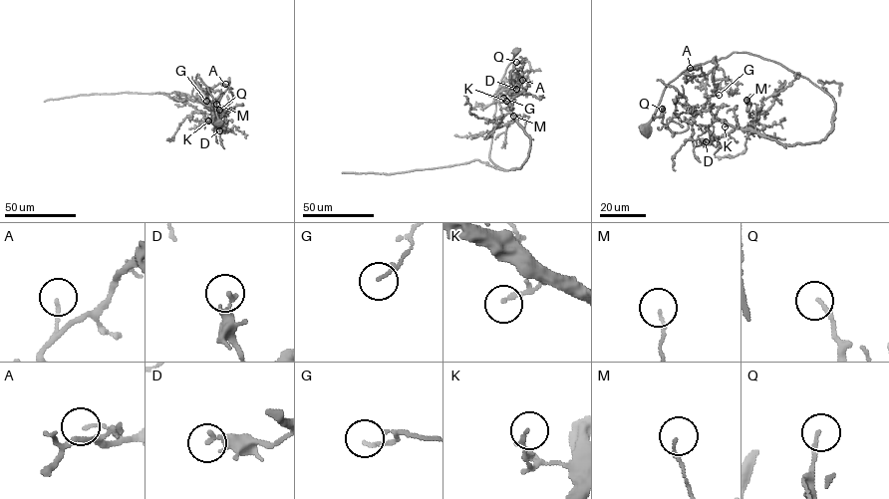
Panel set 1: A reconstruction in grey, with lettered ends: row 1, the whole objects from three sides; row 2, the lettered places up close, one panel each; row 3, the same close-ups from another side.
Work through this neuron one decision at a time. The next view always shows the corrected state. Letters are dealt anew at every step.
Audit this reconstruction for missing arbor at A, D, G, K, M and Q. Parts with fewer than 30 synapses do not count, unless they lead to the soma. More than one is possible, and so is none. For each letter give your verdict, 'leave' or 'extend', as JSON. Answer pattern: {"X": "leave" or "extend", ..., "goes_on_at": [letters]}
{"A": "leave", "D": "leave", "G": "leave", "K": "leave", "M": "leave", "Q": "leave", "goes_on_at": []}

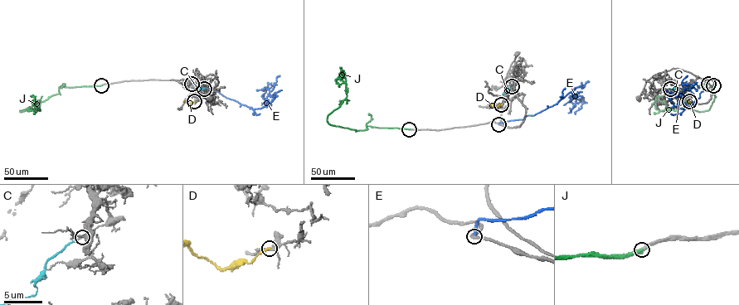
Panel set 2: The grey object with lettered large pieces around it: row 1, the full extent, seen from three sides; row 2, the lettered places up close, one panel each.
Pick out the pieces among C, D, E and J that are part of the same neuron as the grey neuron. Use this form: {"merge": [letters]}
{"merge": ["J"]}

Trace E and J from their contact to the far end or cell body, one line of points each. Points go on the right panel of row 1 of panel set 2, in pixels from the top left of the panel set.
E: (708, 84), (699, 98), (683, 109), (677, 107), (682, 102), (683, 84), (696, 84), (698, 87)
J: (713, 84), (708, 89), (714, 94), (713, 100), (706, 111), (667, 109), (664, 103), (655, 98), (661, 96)

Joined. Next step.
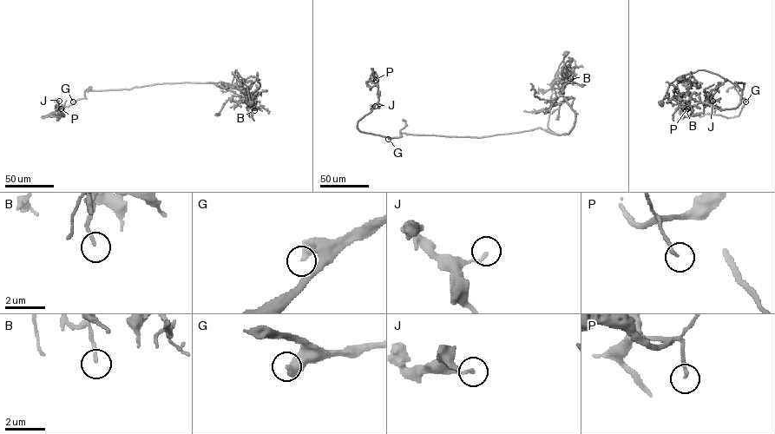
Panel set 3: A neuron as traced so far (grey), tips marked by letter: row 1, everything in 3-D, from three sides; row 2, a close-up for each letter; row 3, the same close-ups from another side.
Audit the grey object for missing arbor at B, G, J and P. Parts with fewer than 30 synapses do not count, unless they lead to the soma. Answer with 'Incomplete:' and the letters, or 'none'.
Incomplete: B

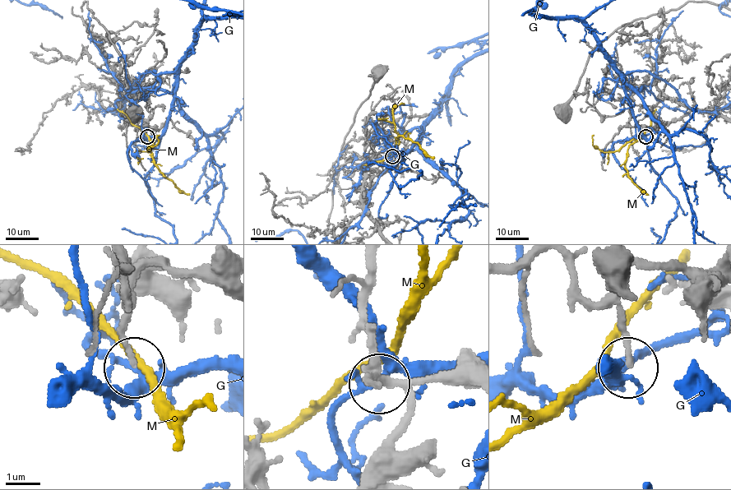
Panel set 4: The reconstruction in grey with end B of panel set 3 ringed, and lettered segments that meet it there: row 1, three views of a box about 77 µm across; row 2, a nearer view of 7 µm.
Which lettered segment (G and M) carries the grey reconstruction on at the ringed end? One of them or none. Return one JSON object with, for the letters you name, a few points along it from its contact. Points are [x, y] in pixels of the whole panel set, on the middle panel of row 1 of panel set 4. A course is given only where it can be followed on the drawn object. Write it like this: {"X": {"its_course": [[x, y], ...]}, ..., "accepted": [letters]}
{"accepted": []}

